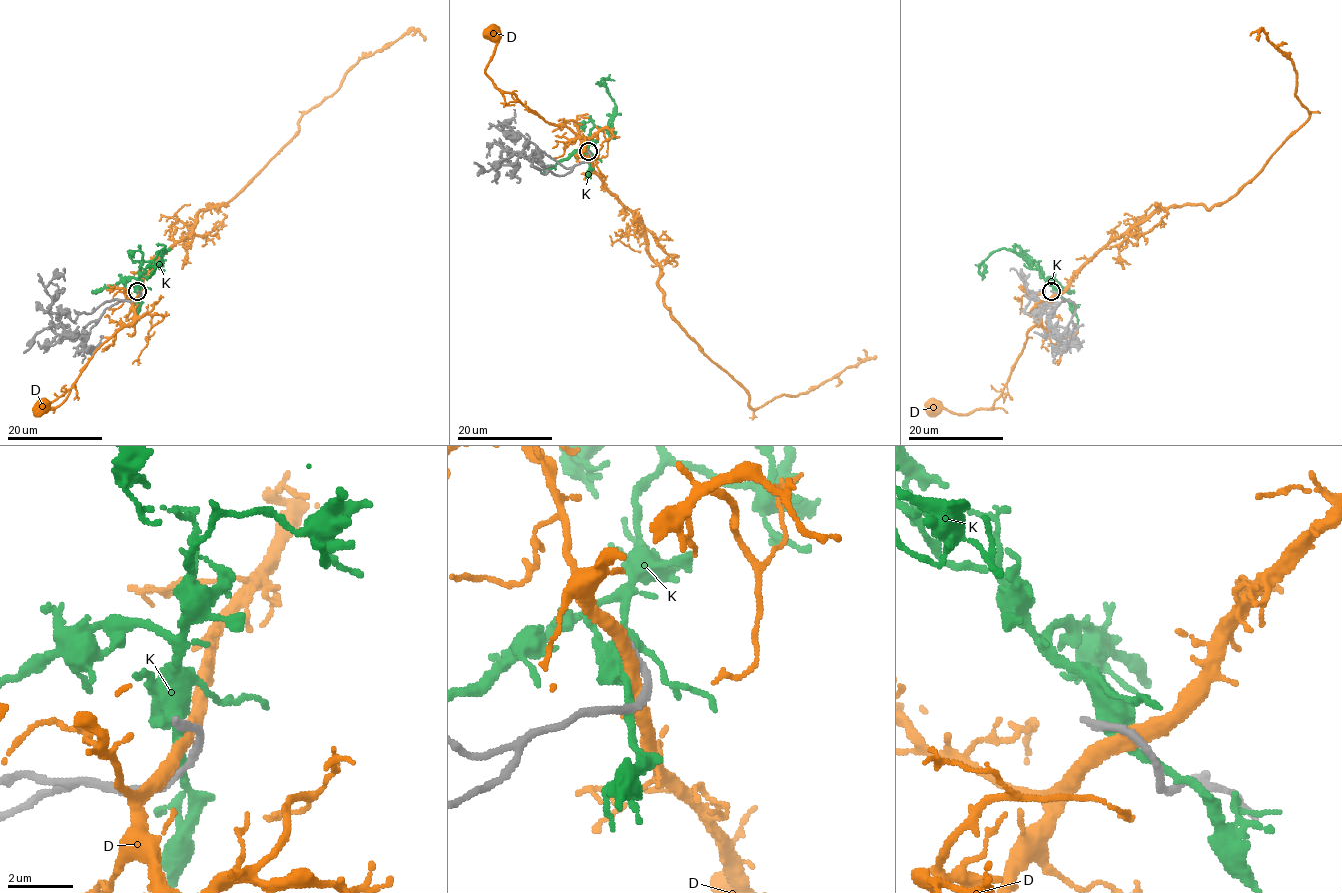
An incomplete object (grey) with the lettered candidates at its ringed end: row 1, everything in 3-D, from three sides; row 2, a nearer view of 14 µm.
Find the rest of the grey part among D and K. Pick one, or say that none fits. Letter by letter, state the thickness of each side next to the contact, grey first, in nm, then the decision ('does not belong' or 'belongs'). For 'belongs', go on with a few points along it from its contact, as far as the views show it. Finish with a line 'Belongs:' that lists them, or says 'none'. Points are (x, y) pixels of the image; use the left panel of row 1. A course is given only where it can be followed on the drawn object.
D: 240/440 nm | does not belong
K: 320/480 nm | does not belong
Belongs: none

